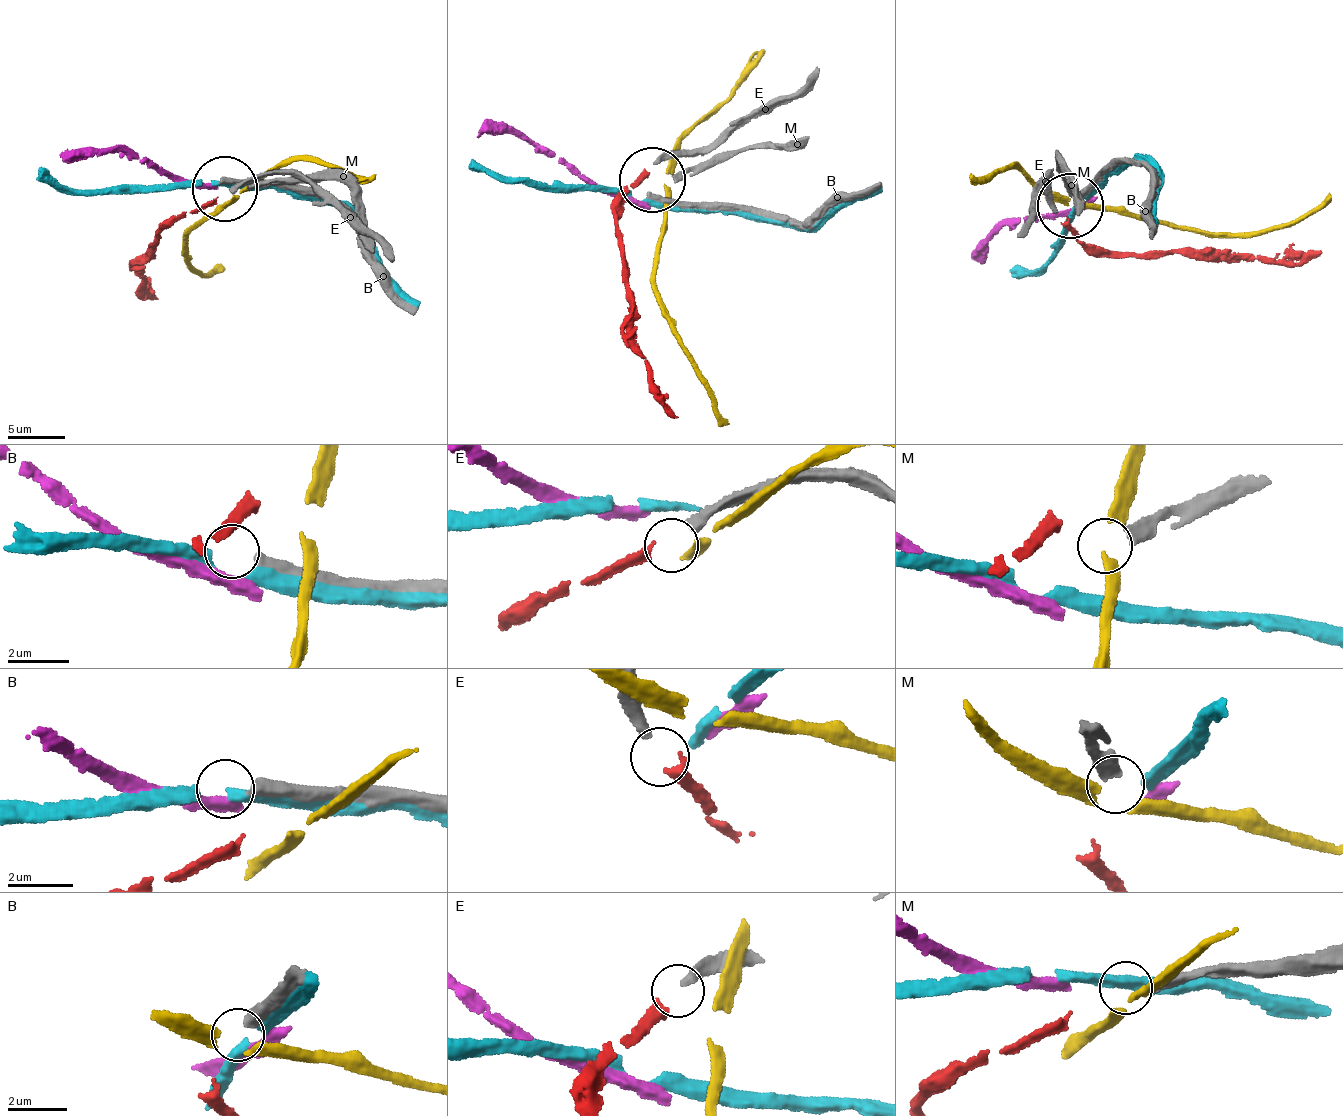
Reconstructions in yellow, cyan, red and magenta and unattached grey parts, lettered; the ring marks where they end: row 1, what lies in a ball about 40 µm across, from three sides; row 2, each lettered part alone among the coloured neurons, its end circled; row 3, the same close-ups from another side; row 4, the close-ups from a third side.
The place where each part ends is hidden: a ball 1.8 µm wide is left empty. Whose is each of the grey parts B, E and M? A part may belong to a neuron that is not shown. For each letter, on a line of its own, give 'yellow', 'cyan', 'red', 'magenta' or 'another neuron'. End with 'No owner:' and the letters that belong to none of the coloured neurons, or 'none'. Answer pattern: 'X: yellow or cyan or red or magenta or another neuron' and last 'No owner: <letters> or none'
B: another neuron
E: red
M: another neuron
No owner: B, M

